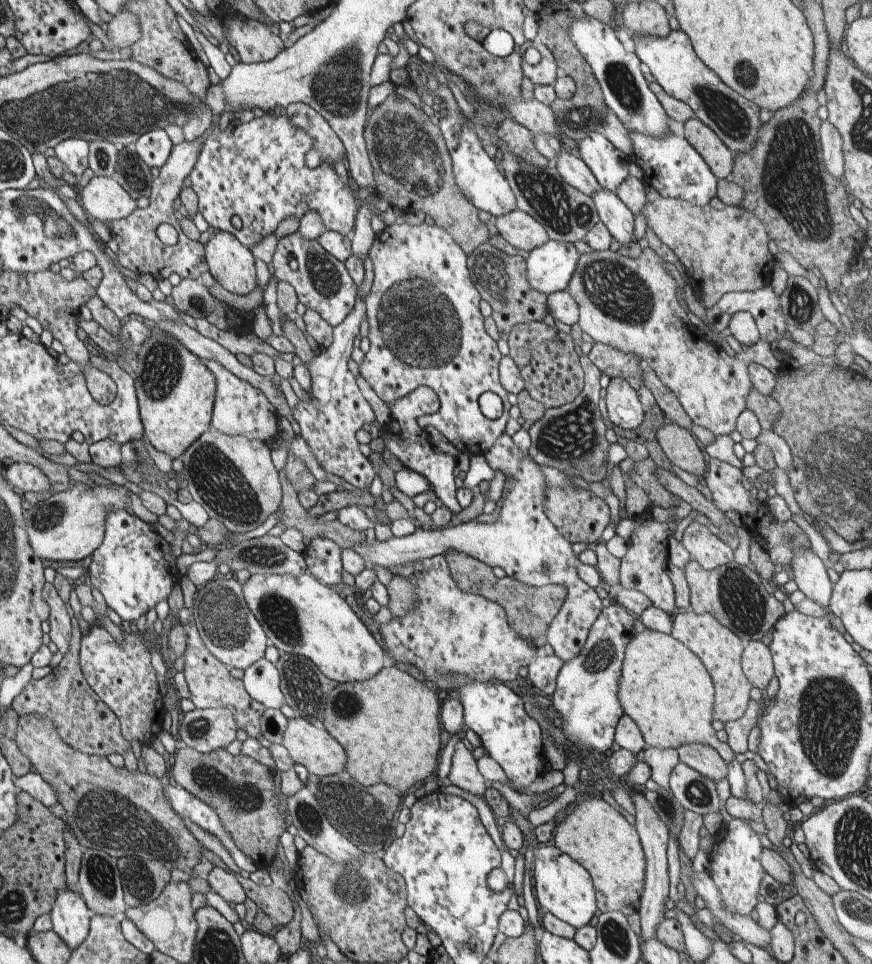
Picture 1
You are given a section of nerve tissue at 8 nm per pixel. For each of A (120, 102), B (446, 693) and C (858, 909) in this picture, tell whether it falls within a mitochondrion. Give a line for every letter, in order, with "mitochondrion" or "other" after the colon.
A: mitochondrion
B: other
C: mitochondrion

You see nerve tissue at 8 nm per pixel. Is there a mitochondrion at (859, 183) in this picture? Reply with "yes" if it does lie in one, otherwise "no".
no

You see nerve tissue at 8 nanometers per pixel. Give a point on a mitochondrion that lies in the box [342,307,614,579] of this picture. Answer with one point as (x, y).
(573, 437)

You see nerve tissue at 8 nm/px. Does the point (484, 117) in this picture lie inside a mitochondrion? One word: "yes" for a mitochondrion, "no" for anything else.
no

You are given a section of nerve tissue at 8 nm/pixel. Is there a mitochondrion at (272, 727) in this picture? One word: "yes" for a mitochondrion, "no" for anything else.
no

